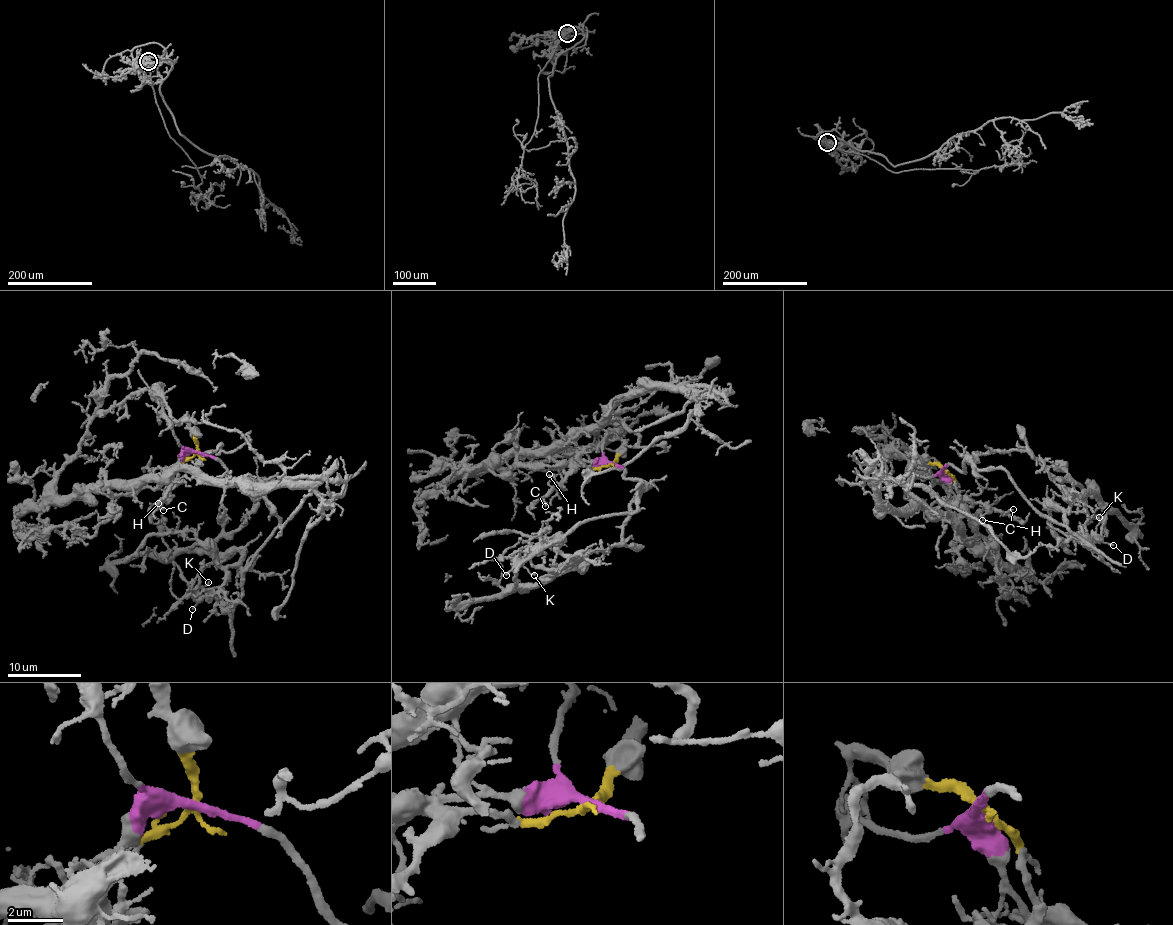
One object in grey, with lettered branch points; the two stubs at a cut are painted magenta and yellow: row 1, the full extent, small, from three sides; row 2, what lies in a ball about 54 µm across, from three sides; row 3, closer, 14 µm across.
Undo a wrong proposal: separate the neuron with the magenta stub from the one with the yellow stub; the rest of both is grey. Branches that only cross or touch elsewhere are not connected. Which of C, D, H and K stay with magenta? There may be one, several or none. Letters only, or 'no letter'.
D, K

